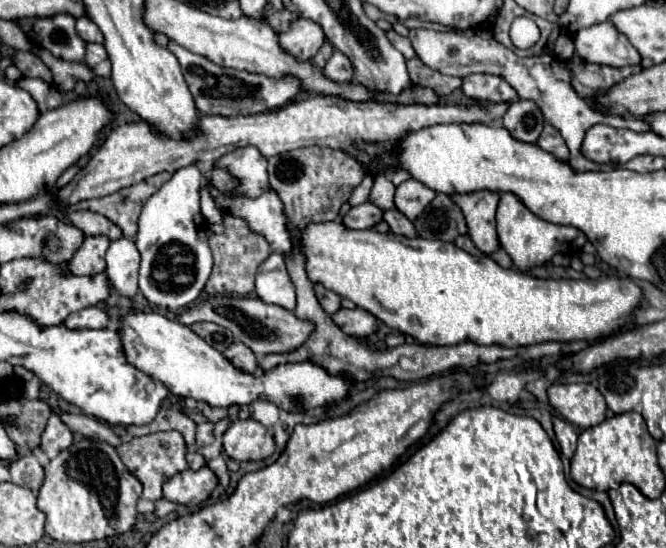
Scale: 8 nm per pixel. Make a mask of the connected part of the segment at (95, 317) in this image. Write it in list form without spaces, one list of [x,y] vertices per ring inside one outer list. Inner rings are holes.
[[[89,306],[79,312],[73,312],[67,316],[65,326],[67,328],[105,328],[109,322],[107,312],[99,306]]]

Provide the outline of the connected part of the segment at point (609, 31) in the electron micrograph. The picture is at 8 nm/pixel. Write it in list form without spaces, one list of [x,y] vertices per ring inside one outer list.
[[[609,20],[589,28],[581,28],[575,34],[573,42],[575,42],[575,52],[585,62],[607,64],[613,68],[633,66],[641,62],[639,52],[631,46],[625,34],[621,34]]]

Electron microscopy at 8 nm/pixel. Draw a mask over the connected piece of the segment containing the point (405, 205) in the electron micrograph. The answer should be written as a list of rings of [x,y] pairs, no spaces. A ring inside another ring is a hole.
[[[409,178],[403,184],[397,186],[395,192],[395,206],[397,210],[401,210],[409,220],[415,220],[425,206],[429,206],[429,202],[435,198],[435,192],[429,190],[427,186],[423,186],[421,182]]]

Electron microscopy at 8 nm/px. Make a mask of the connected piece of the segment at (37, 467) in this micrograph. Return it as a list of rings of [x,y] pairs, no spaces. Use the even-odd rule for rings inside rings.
[[[25,454],[19,460],[13,460],[9,472],[11,472],[11,482],[13,484],[25,486],[33,492],[37,492],[41,482],[43,482],[43,468],[33,454]]]

